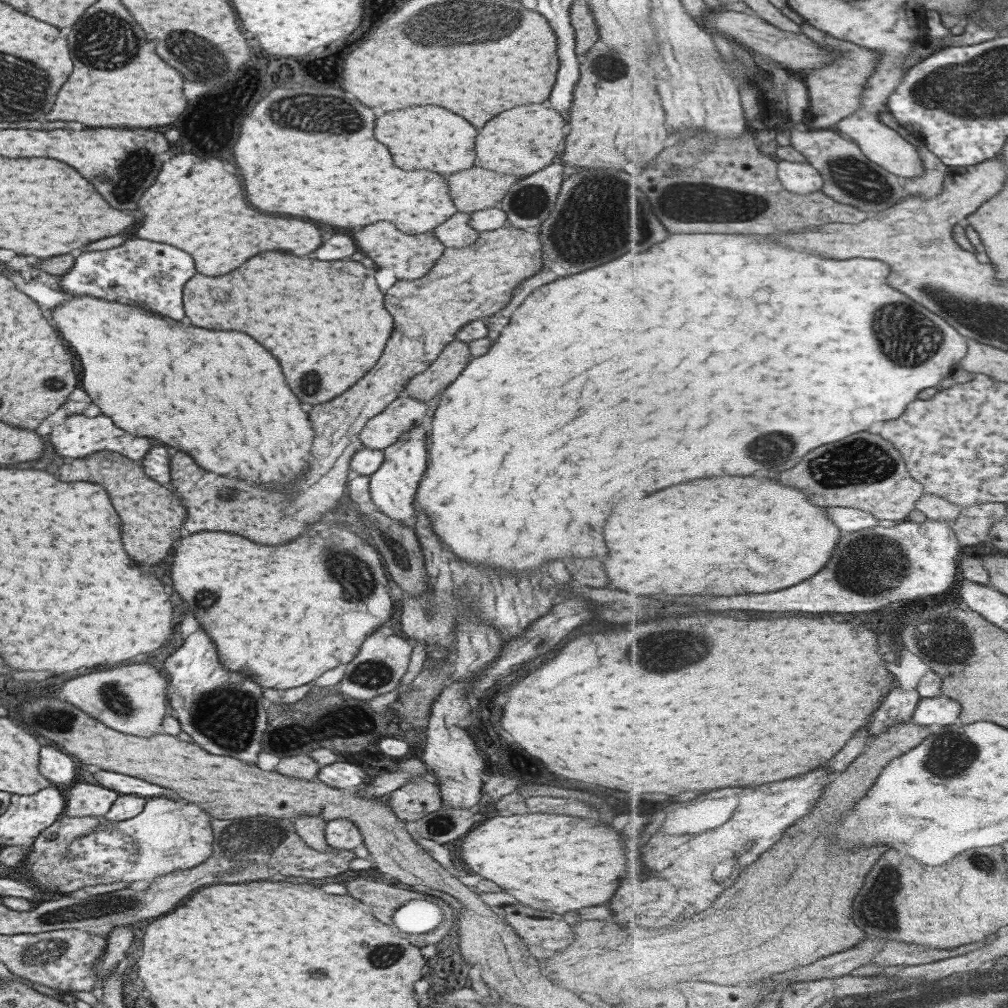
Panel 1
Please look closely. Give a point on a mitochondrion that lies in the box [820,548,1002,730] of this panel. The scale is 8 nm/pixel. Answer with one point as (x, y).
(944, 648)

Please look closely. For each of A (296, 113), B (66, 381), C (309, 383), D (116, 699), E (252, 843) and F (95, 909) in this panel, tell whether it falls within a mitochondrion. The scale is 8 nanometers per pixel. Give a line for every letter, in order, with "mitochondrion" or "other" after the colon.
A: mitochondrion
B: mitochondrion
C: mitochondrion
D: mitochondrion
E: mitochondrion
F: mitochondrion

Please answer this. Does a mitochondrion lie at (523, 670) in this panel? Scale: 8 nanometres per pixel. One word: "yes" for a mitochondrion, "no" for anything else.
no

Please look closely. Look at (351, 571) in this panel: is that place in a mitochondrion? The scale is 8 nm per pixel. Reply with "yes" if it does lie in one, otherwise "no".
yes

